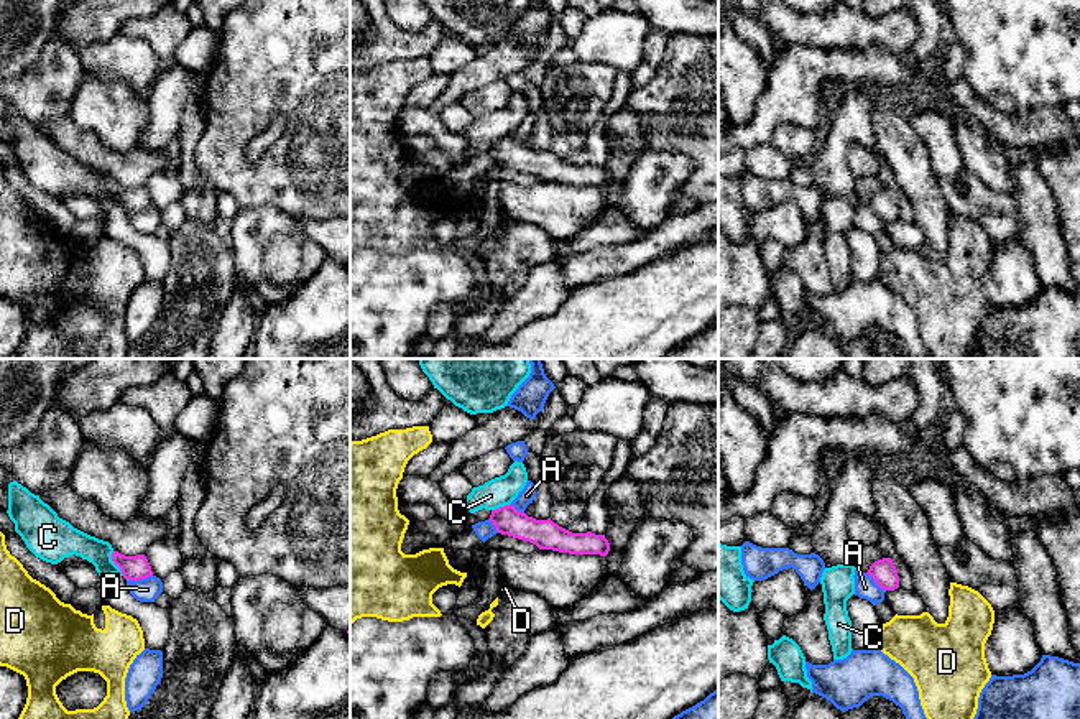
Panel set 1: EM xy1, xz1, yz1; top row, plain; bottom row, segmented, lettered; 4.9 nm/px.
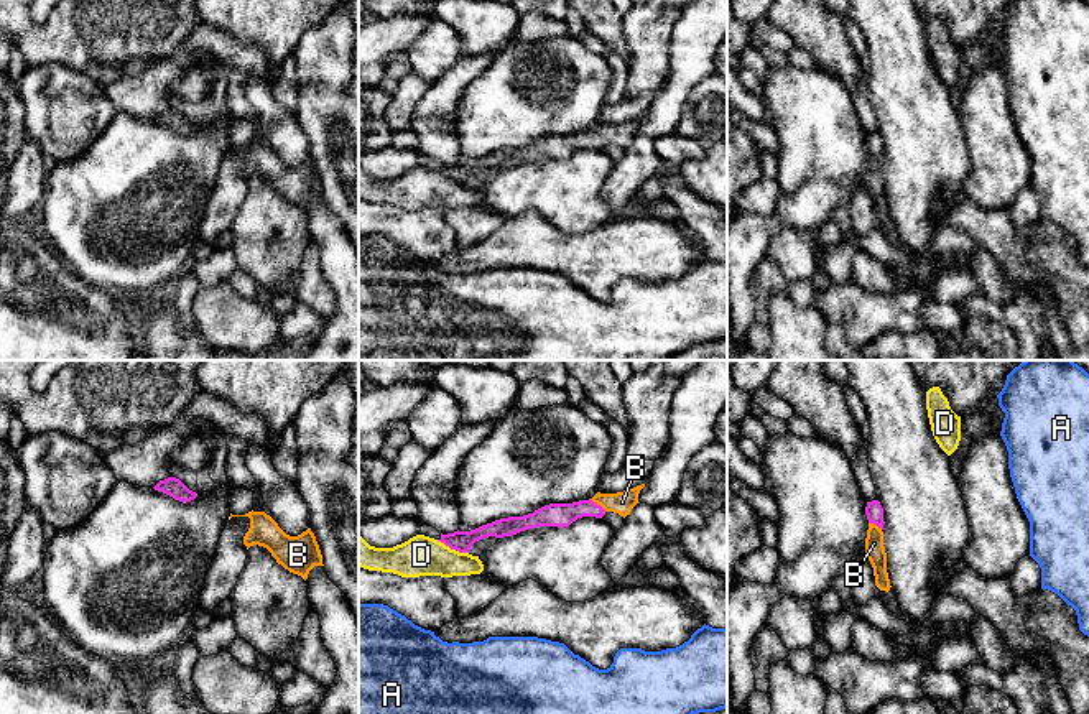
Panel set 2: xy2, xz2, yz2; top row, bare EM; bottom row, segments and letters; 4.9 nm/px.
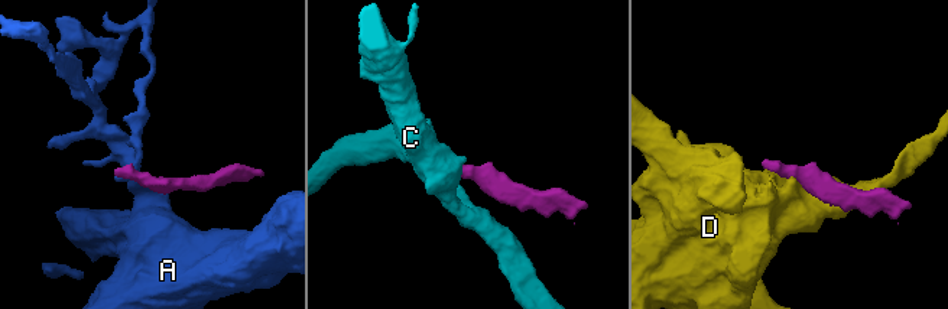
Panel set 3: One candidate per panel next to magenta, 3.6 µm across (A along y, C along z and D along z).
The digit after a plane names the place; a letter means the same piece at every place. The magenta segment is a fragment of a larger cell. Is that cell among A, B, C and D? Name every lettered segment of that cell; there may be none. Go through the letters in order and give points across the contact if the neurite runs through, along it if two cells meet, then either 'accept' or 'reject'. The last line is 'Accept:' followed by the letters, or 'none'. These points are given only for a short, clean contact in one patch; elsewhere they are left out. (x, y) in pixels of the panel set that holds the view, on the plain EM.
A: along xy1 (152, 206), (142, 211), (129, 211) | reject
B: across xz2 (560, 147), (589, 140), (596, 135), (622, 134) | accept
C: along xy1 (112, 183), (112, 193), (124, 206) | reject
D: reject
Accept: B

